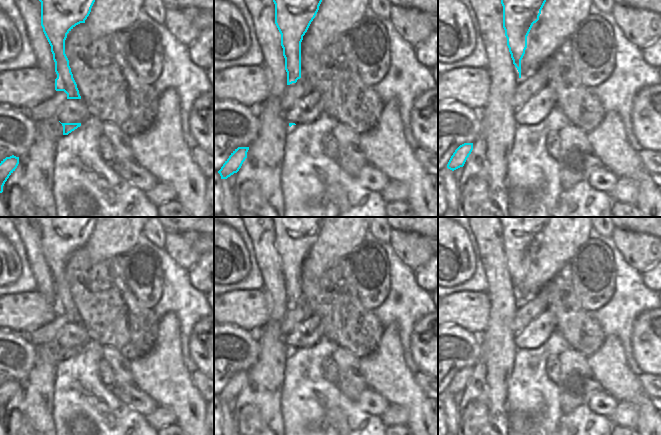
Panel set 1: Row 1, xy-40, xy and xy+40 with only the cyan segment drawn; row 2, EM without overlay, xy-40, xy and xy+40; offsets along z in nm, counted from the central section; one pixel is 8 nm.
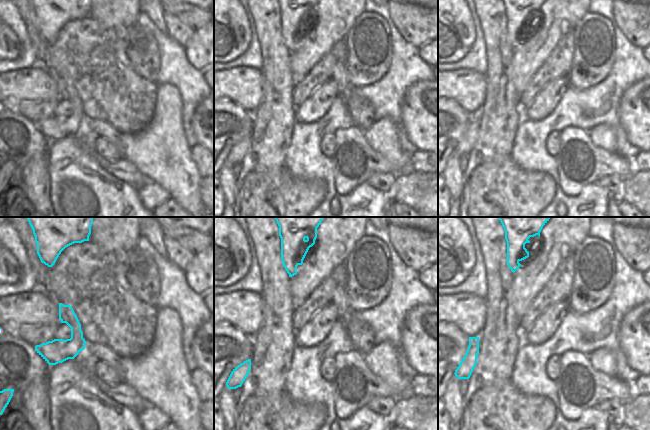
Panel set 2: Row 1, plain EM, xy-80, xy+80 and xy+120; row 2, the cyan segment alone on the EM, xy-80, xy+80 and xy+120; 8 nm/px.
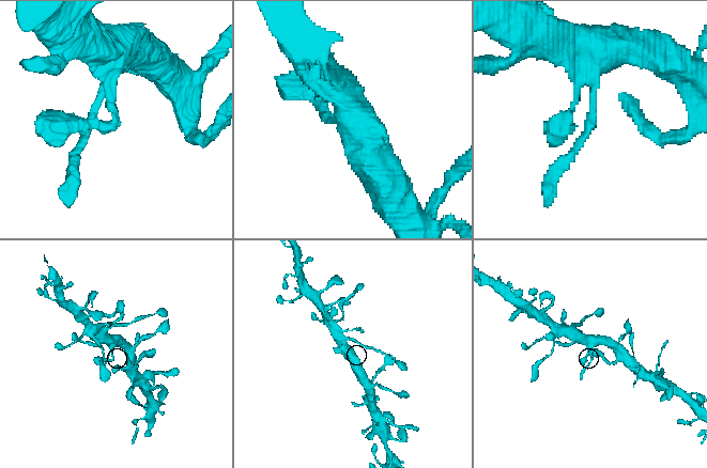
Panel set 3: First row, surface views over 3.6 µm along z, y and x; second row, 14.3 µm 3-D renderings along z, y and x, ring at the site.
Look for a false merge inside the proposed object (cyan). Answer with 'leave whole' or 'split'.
leave whole

